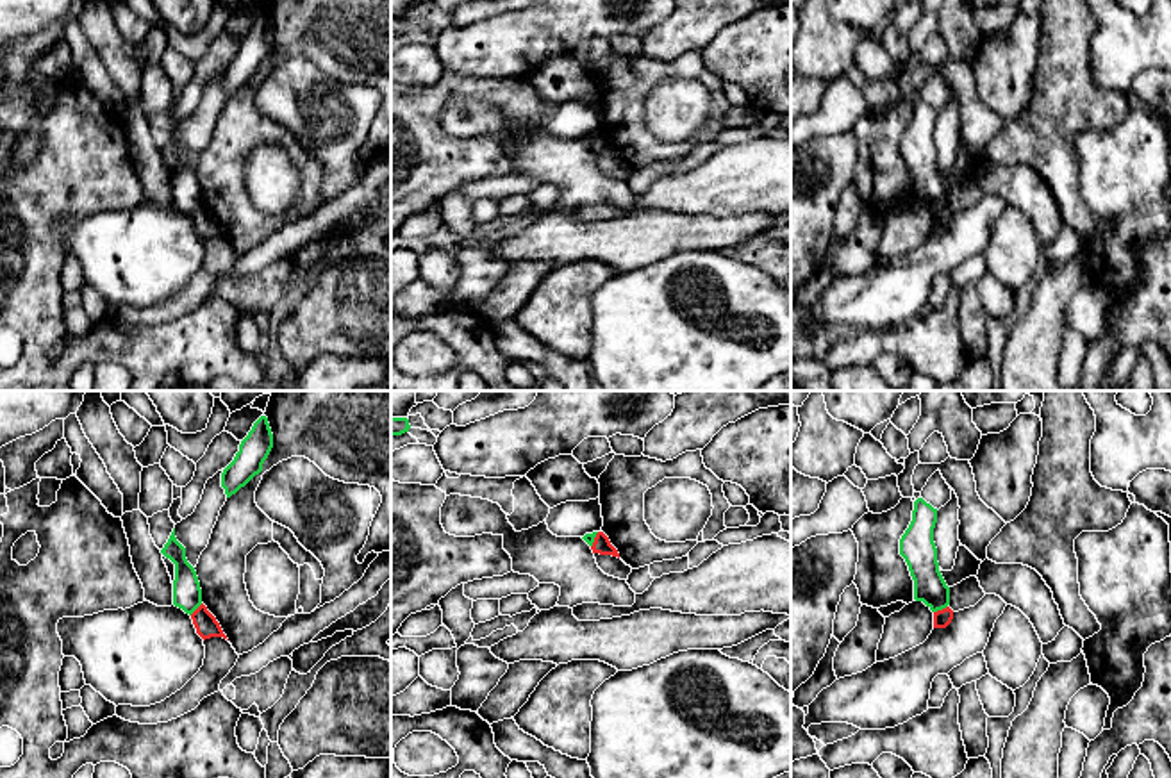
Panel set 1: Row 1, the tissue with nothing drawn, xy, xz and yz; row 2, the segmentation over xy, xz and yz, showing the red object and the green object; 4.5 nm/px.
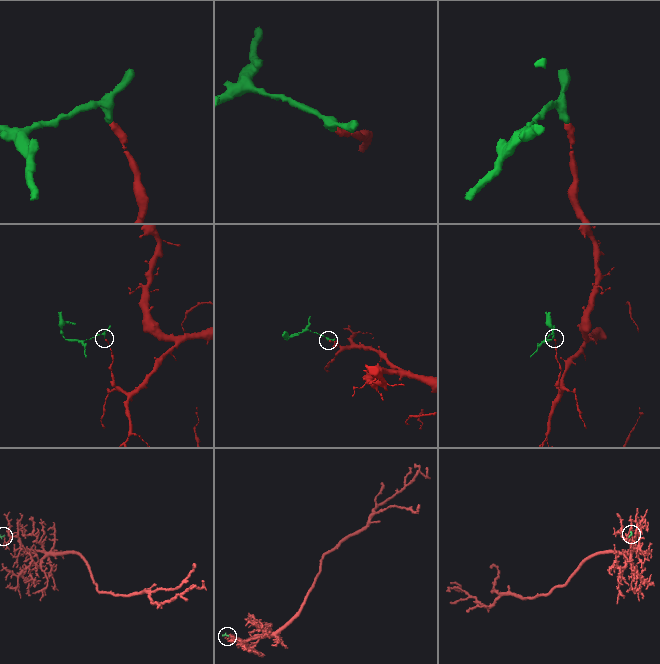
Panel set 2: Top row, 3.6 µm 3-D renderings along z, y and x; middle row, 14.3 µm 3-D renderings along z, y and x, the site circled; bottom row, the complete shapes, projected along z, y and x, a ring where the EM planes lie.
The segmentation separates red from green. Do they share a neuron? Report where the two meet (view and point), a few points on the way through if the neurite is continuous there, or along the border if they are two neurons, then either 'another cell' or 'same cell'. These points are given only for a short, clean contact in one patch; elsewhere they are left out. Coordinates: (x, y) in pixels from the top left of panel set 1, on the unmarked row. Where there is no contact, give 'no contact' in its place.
contact yz (939, 211); border yz (946, 206), (934, 213); another cell

